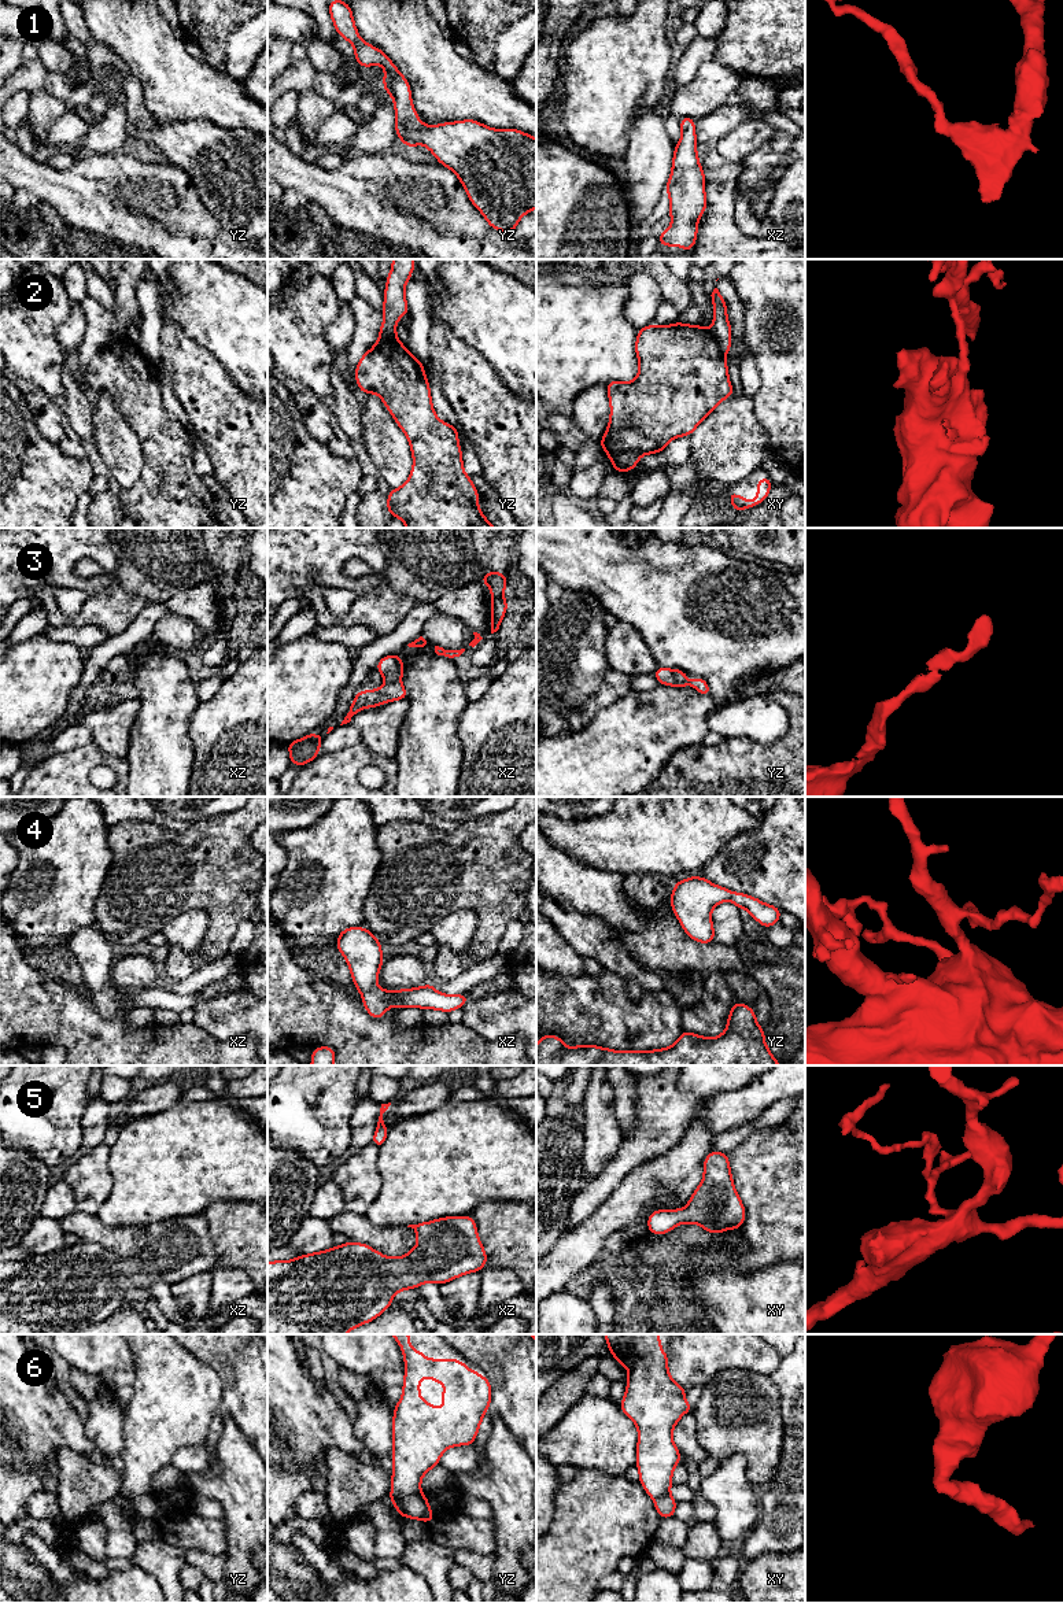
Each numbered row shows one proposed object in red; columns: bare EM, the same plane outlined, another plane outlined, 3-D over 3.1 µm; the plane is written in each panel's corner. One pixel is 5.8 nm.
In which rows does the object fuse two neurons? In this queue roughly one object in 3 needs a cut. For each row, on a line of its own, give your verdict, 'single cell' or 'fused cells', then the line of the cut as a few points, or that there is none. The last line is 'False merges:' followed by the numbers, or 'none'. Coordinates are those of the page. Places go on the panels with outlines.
1: single cell; cut none
2: fused cells; cut xy (709, 331), (724, 354)
3: single cell; cut none
4: single cell; cut none
5: single cell; cut none
6: fused cells; cut yz (420, 1492), (392, 1502)
False merges: 2, 6

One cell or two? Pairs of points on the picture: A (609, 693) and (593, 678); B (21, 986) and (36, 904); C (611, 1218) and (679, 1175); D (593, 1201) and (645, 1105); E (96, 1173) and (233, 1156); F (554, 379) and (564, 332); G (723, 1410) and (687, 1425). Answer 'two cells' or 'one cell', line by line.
A: two cells
B: two cells
C: one cell
D: one cell
E: two cells
F: one cell
G: two cells

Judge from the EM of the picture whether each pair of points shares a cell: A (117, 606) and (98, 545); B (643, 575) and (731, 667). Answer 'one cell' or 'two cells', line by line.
A: one cell
B: one cell

